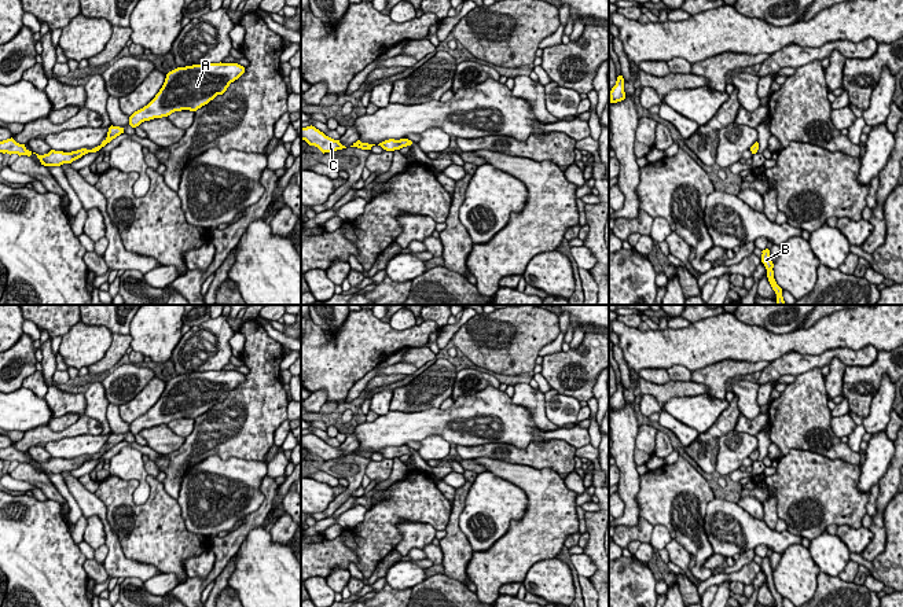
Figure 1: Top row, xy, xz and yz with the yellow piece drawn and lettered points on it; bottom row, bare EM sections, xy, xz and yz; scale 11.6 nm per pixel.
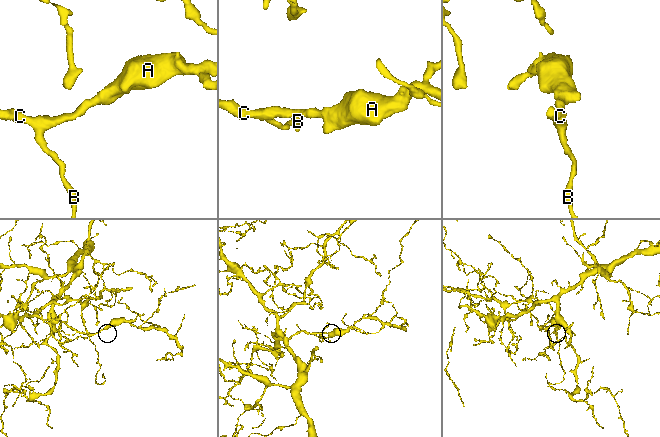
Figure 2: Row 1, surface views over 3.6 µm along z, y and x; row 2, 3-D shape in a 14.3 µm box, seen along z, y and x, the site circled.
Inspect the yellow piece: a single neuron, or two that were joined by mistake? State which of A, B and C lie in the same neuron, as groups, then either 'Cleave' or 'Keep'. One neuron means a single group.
Groups: A B C. Keep

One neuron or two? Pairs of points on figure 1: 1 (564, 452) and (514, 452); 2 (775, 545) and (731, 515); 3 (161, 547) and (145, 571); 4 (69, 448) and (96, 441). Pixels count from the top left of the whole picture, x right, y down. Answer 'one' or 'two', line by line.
1: one
2: one
3: two
4: one

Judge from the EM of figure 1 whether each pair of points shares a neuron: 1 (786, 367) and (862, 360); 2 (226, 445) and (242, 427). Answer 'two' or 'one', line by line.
1: one
2: one

